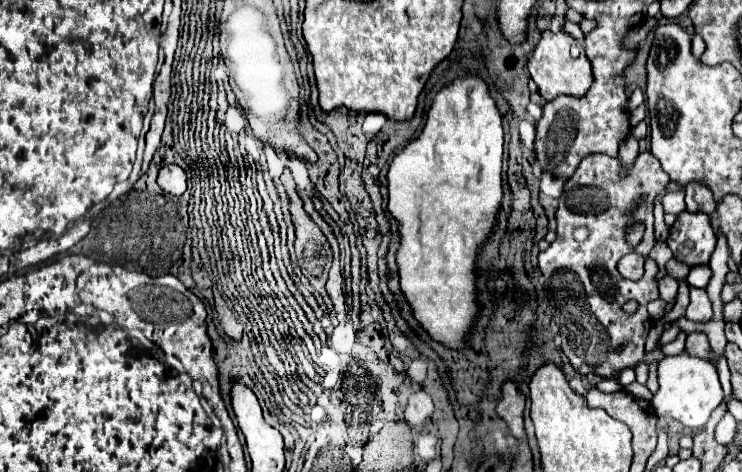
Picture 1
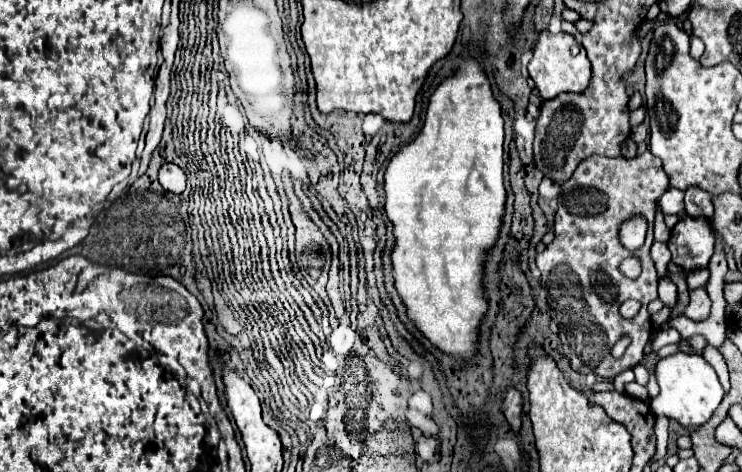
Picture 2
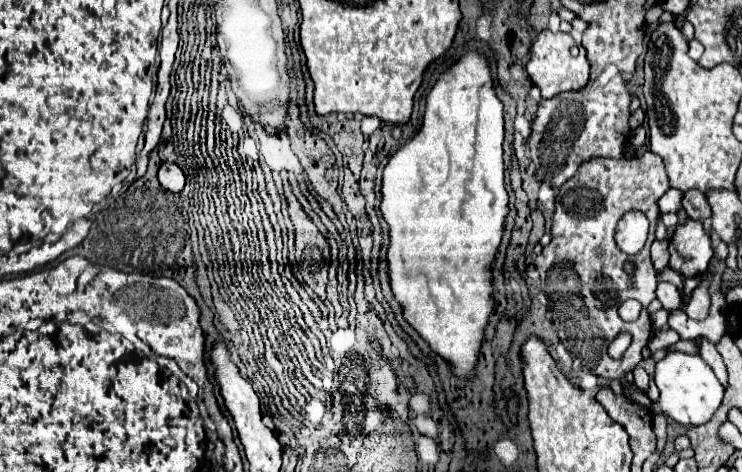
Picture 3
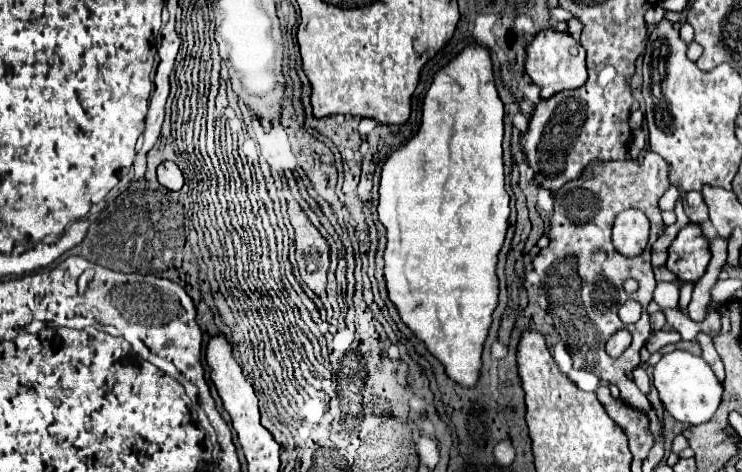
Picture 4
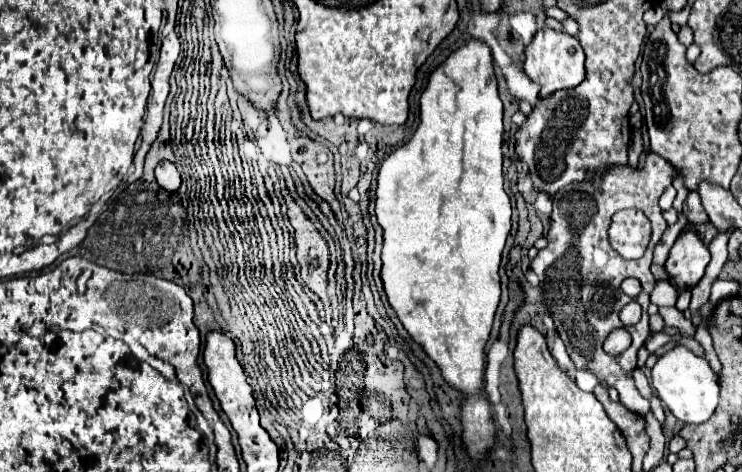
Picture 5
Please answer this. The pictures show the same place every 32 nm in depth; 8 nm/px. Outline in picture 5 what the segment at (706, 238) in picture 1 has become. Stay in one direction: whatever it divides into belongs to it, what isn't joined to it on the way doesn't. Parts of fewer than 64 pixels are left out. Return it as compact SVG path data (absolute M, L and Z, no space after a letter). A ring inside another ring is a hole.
M682 230L666 260L666 270L672 276L670 282L680 290L696 286L698 280L704 276L708 262L710 262L710 252L708 246L698 236L698 232Z

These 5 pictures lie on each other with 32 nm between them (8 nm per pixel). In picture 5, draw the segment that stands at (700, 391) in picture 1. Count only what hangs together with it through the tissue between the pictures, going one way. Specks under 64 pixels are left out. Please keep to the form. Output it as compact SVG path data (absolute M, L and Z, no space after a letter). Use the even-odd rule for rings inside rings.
M676 346L674 350L660 356L656 366L652 368L652 386L656 388L660 400L666 408L684 424L702 424L708 416L714 414L720 398L718 376L712 372L708 362L696 354L692 354L684 346Z

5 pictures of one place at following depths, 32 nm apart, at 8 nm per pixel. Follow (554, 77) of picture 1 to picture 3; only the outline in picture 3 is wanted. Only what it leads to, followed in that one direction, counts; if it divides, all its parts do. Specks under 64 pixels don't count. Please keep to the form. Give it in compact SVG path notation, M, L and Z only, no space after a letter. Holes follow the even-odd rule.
M542 30L536 42L532 44L530 54L532 58L528 60L526 70L530 80L540 88L542 98L554 98L568 90L582 90L588 84L590 64L586 60L586 50L580 44L576 44L576 40L570 34L552 34L550 30Z

